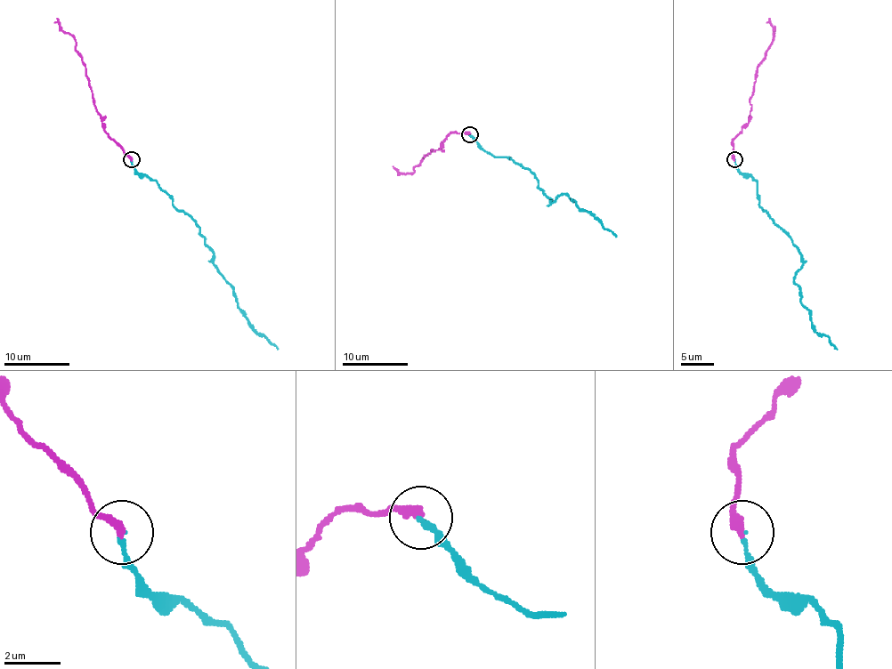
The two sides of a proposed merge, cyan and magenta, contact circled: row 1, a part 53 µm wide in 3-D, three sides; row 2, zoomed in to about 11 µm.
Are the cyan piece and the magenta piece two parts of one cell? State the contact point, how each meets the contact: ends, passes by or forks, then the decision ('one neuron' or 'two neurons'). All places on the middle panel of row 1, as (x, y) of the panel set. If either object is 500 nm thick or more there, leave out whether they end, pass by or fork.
(469, 134) | cyan ends | magenta ends | one neuron

